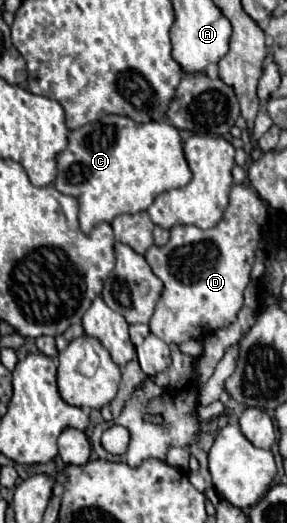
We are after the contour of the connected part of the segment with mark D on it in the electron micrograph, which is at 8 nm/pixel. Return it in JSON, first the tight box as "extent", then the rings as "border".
{"extent":[144,184,268,344],"border":[[[248,184],[234,186],[230,192],[228,208],[214,228],[200,230],[196,226],[174,226],[170,230],[170,240],[166,246],[152,246],[144,254],[152,272],[164,282],[164,290],[150,318],[150,330],[158,338],[162,338],[166,344],[182,344],[190,338],[204,340],[208,332],[230,326],[238,318],[238,312],[242,308],[242,292],[250,282],[254,250],[258,248],[262,238],[262,226],[258,222],[264,222],[266,214],[268,206],[256,196],[252,188],[248,188]]]}

